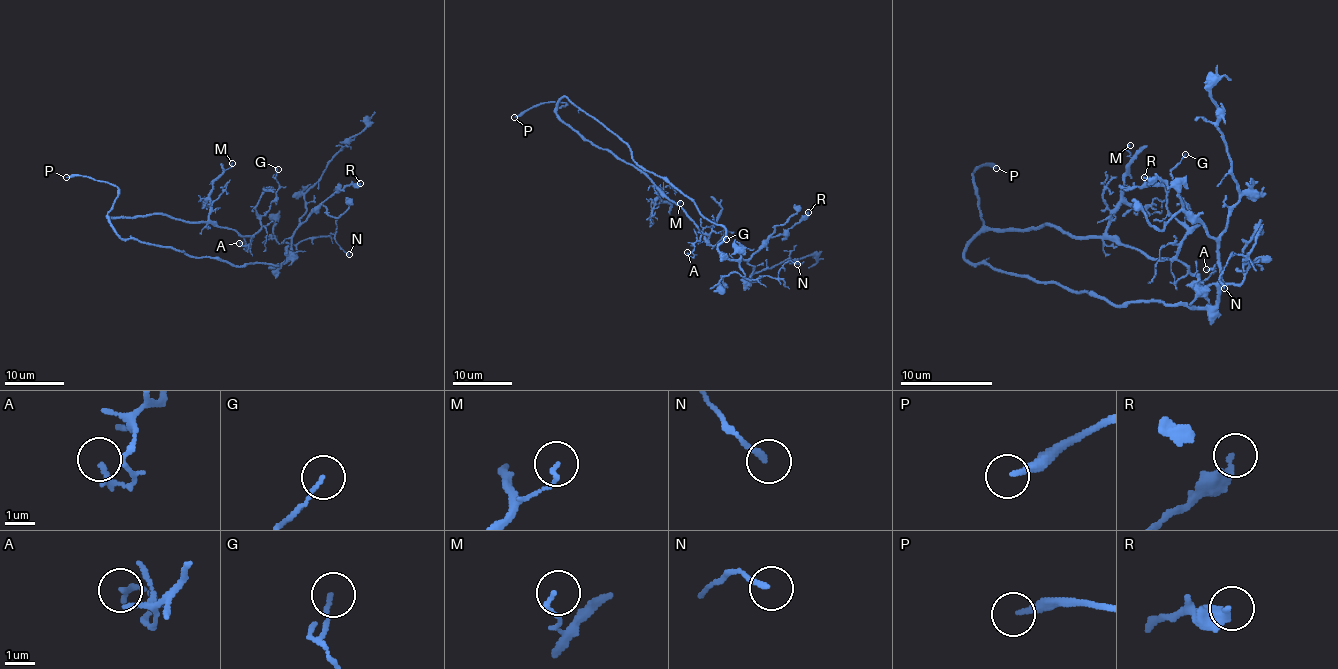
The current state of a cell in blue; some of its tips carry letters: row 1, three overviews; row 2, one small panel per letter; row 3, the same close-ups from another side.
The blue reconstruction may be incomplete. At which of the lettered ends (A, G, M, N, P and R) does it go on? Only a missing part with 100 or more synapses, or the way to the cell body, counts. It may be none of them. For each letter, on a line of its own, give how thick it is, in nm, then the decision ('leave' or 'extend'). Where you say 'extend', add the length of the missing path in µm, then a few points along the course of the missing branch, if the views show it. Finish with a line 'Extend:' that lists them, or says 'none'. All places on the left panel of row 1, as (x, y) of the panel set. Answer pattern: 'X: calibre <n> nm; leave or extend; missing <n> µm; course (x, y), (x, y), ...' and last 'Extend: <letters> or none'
A: calibre 190 nm; leave
G: calibre 110 nm; leave
M: calibre 120 nm; leave
N: calibre 190 nm; leave
P: calibre 220 nm; extend; missing 25 µm
R: calibre 240 nm; leave
Extend: P

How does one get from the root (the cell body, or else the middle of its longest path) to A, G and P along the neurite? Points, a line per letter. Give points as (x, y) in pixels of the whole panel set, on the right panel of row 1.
A: (1028, 276), (971, 263), (964, 251), (985, 230), (1056, 226), (1180, 260), (1201, 281), (1213, 272), (1206, 269)
G: (1028, 276), (971, 263), (964, 251), (985, 230), (1056, 226), (1171, 258), (1194, 226), (1171, 175), (1185, 154)
P: (1028, 276), (998, 272), (985, 263), (971, 263), (964, 256), (982, 226), (973, 173), (980, 166), (996, 168)

